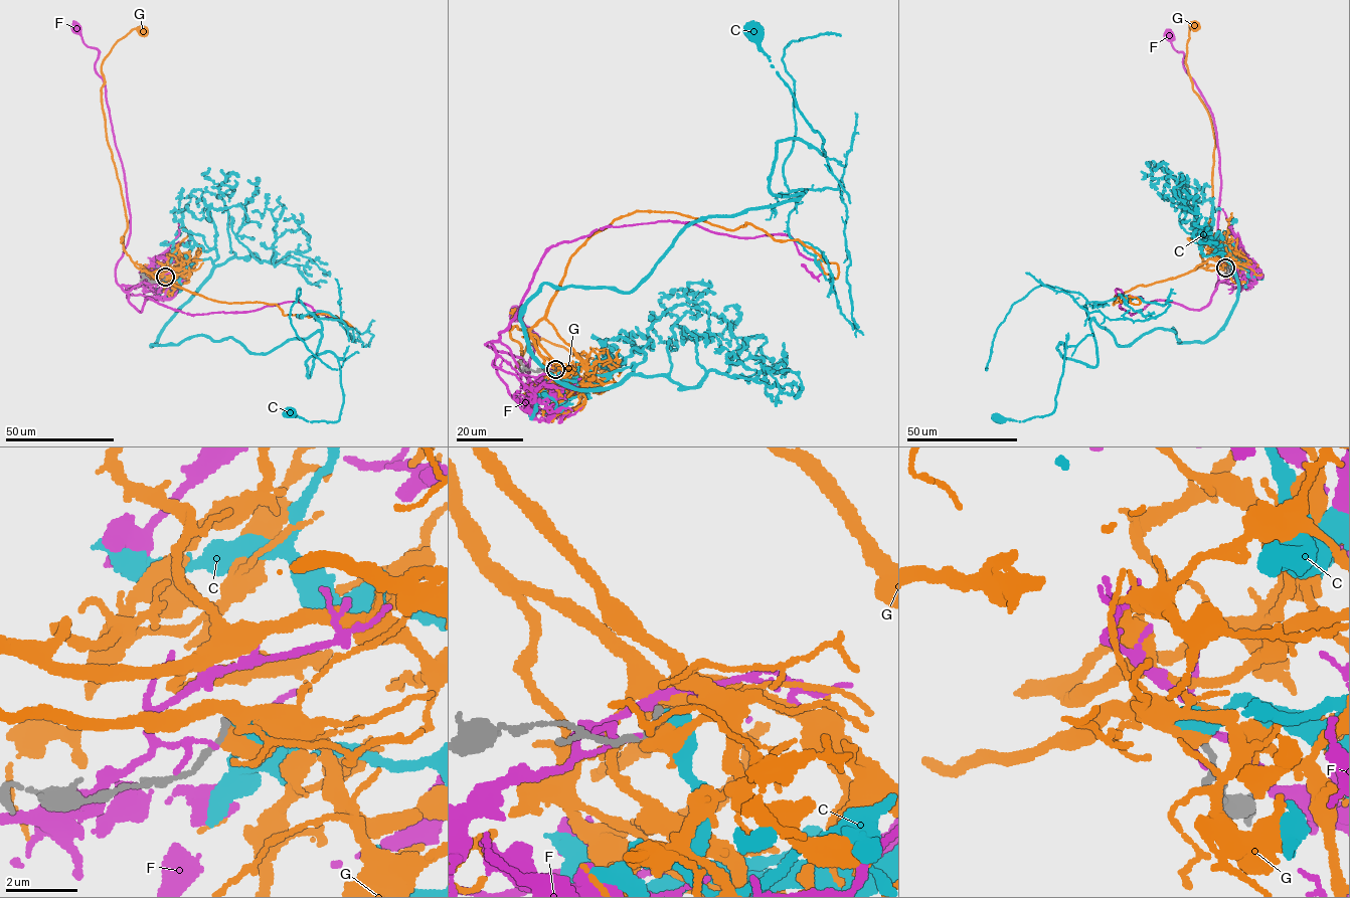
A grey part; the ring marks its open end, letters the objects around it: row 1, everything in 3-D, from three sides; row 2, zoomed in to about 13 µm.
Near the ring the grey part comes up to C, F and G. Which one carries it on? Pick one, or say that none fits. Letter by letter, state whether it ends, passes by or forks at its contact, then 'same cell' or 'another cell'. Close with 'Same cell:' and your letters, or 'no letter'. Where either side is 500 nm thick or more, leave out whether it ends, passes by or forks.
C: it ends | another cell
F: it passes by | another cell
G: it forks | another cell
Same cell: no letter

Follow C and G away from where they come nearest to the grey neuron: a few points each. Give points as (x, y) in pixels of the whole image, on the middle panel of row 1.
C: (556, 368), (634, 364), (536, 360), (544, 284), (630, 292), (799, 198), (776, 144), (825, 155), (753, 30)
G: (554, 370), (559, 365), (537, 339), (514, 327), (516, 367), (527, 346), (543, 339), (607, 369)

